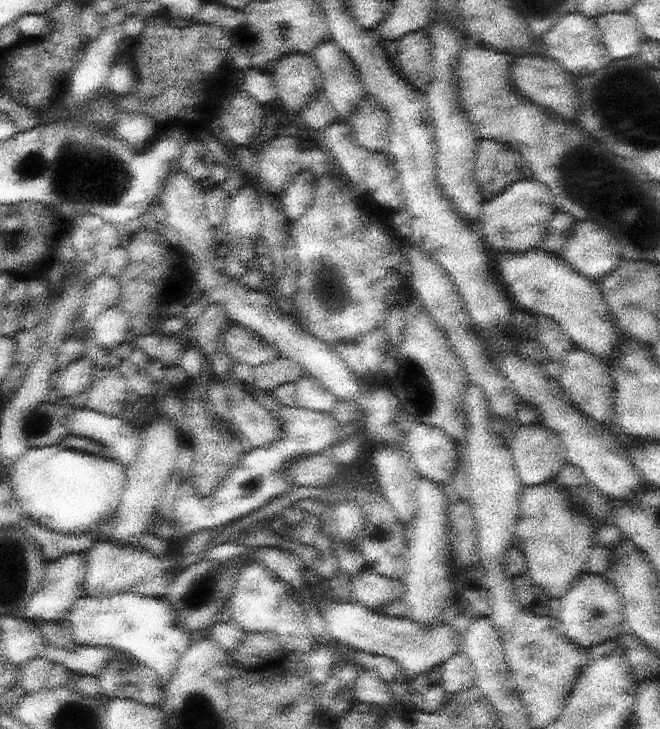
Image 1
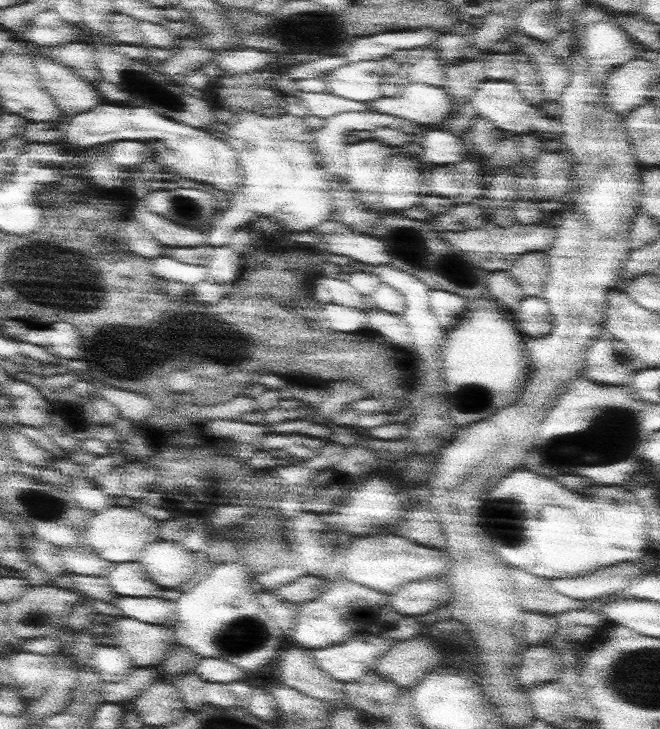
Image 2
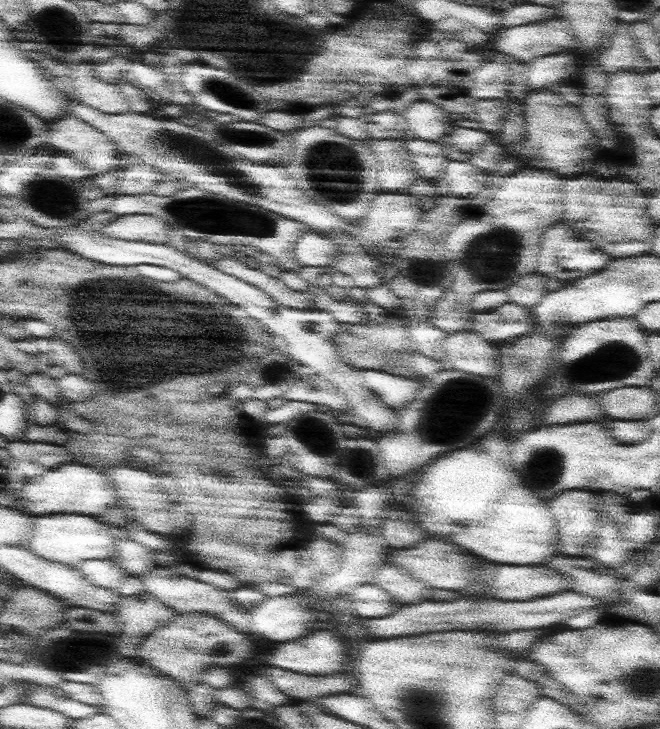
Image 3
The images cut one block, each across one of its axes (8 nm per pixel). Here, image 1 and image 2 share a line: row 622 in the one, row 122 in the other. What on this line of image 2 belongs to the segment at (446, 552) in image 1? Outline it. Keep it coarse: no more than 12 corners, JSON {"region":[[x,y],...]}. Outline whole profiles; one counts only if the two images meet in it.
{"region":[[409,83],[367,103],[377,113],[418,124],[452,112],[444,90]]}

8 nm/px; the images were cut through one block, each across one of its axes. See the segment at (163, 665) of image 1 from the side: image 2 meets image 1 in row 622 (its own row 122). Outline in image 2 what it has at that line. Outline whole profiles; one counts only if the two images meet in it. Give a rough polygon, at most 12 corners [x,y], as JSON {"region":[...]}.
{"region":[[148,106],[77,114],[68,140],[156,145],[168,180],[234,184],[232,146]]}

